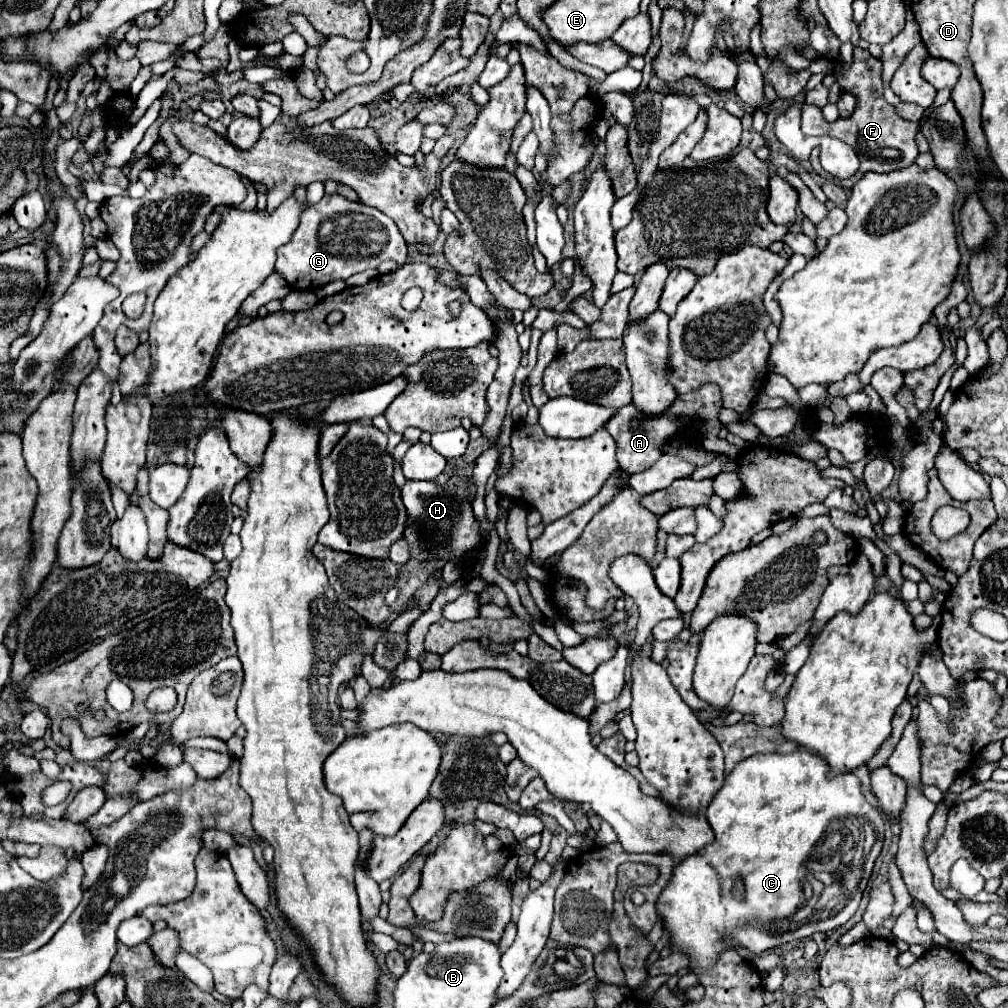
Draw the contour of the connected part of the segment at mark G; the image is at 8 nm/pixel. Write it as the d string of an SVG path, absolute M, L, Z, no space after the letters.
M330 195L302 213L302 221L290 243L278 249L276 271L284 275L292 289L316 289L330 281L376 269L386 259L394 259L402 265L406 255L408 247L404 237L388 215L364 203L352 203L346 197Z

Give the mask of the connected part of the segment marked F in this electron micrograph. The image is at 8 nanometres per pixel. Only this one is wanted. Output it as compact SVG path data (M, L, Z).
M856 47L854 49L854 59L852 59L850 67L844 73L835 73L835 77L837 83L844 91L850 91L858 99L852 117L838 119L836 123L826 123L822 119L822 111L818 107L812 107L812 105L804 103L802 105L802 131L806 135L828 135L828 137L836 137L836 139L852 145L856 149L858 157L860 157L860 169L850 179L832 177L818 163L820 149L814 149L812 151L812 157L810 157L812 169L820 177L832 179L834 183L838 183L844 189L852 189L852 185L864 173L868 173L868 171L874 171L874 173L890 173L890 171L904 169L904 167L912 165L914 159L918 157L918 147L916 147L916 141L914 141L914 133L918 131L918 123L904 121L902 117L896 115L896 109L884 101L884 97L882 97L882 63L880 63L880 59L876 59L874 55L870 55L870 51L866 51L862 47Z

